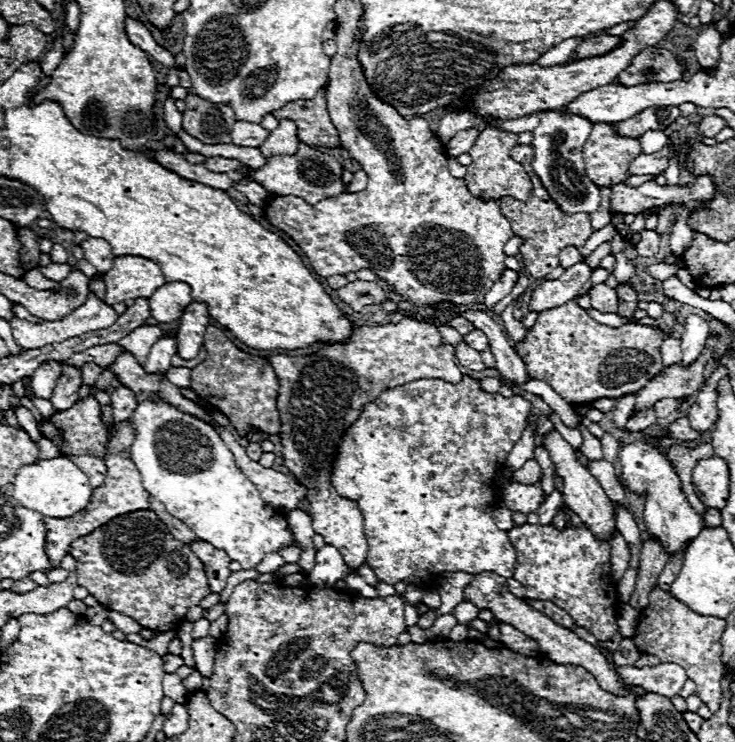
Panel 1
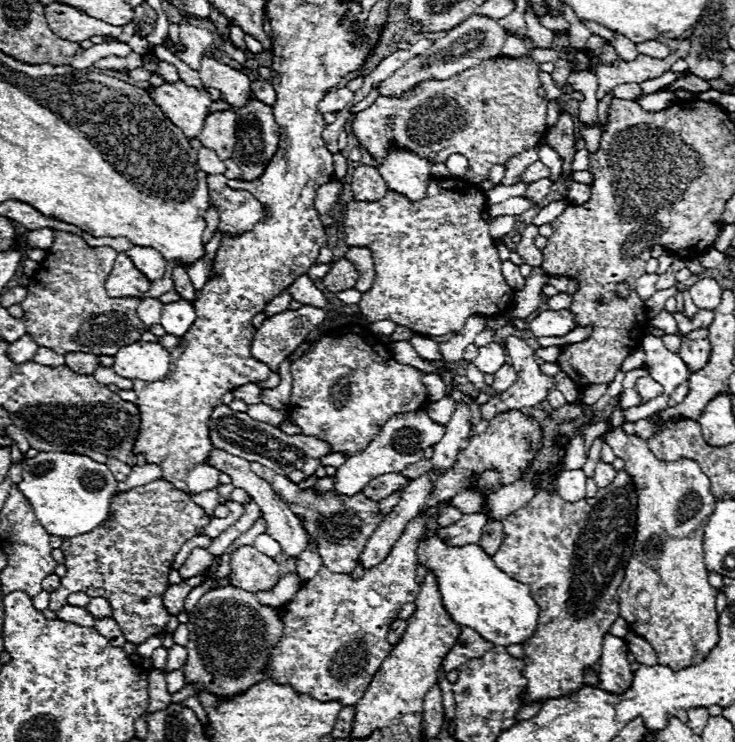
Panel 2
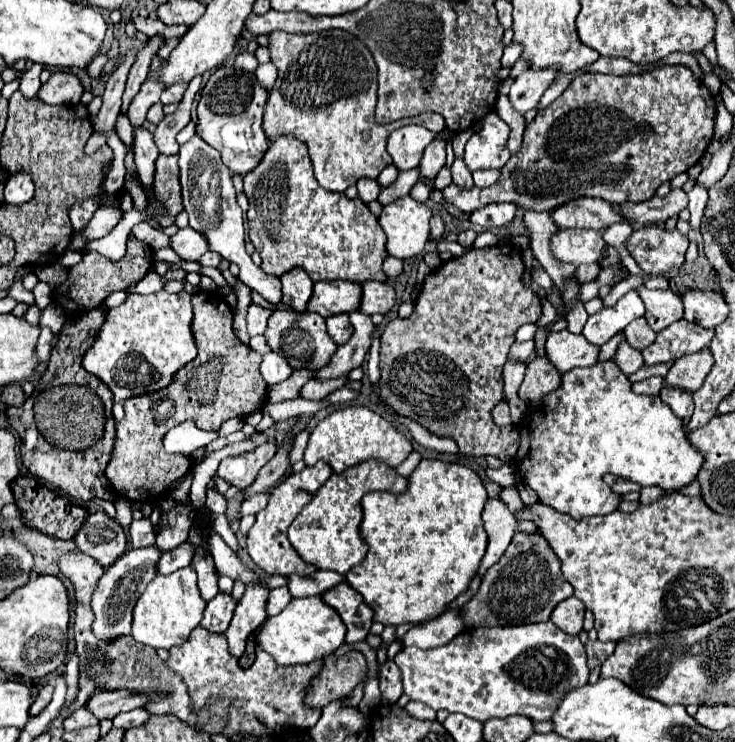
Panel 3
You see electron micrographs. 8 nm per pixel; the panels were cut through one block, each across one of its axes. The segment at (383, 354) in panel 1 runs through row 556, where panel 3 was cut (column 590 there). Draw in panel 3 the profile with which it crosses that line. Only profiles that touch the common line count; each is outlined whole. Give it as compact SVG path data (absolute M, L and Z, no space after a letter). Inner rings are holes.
M568 330L548 334L546 358L560 374L572 368L596 364L598 352L600 348L592 346L582 334L570 334Z

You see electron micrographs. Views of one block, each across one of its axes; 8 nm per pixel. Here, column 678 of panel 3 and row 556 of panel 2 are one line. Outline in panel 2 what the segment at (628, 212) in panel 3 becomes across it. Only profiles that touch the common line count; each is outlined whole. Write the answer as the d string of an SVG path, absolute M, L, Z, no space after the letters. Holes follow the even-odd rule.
M194 548L192 554L188 556L188 560L184 562L184 566L178 572L184 580L188 580L192 576L202 574L210 564L212 564L212 554L206 548Z

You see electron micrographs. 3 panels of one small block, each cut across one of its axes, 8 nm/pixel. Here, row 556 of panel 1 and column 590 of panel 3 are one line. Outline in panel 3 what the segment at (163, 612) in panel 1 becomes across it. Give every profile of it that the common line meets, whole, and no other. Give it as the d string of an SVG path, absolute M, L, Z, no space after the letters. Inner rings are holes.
M664 66L664 68L656 68L652 72L644 72L644 74L628 74L628 76L614 76L614 74L582 74L578 76L570 88L564 90L564 94L560 98L556 98L550 106L546 106L544 110L540 110L536 114L536 118L526 126L524 136L522 136L522 146L516 154L512 154L512 158L508 160L506 166L502 166L500 170L500 178L496 184L488 186L488 188L462 188L456 184L450 184L444 190L444 198L446 202L458 206L462 212L474 212L480 210L492 202L512 202L516 206L522 206L524 210L532 210L532 212L552 212L558 206L568 204L570 200L576 200L580 196L594 196L594 198L602 198L606 202L614 202L614 204L624 204L624 202L644 202L648 198L652 198L656 194L656 188L666 182L672 180L674 176L678 176L680 172L686 172L690 166L694 166L706 152L710 140L714 138L714 118L716 118L716 100L710 94L710 90L704 86L704 82L700 78L696 78L692 74L690 68L686 66Z

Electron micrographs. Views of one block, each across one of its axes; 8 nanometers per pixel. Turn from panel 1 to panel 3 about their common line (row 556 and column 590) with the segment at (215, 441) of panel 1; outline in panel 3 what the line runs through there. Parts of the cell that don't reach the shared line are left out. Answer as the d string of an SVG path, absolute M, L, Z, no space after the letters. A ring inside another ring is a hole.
M558 230L552 236L552 252L560 262L574 266L598 262L604 248L602 230Z

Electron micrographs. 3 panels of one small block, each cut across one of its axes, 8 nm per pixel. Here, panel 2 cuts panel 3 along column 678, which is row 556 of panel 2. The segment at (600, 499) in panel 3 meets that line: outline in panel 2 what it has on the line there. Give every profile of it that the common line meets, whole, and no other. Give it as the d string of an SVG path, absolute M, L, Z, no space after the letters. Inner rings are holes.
M432 536L420 540L418 562L436 574L444 608L458 626L474 628L494 646L524 644L538 630L540 608L530 596L530 588L498 570L478 544L446 546L438 536Z

